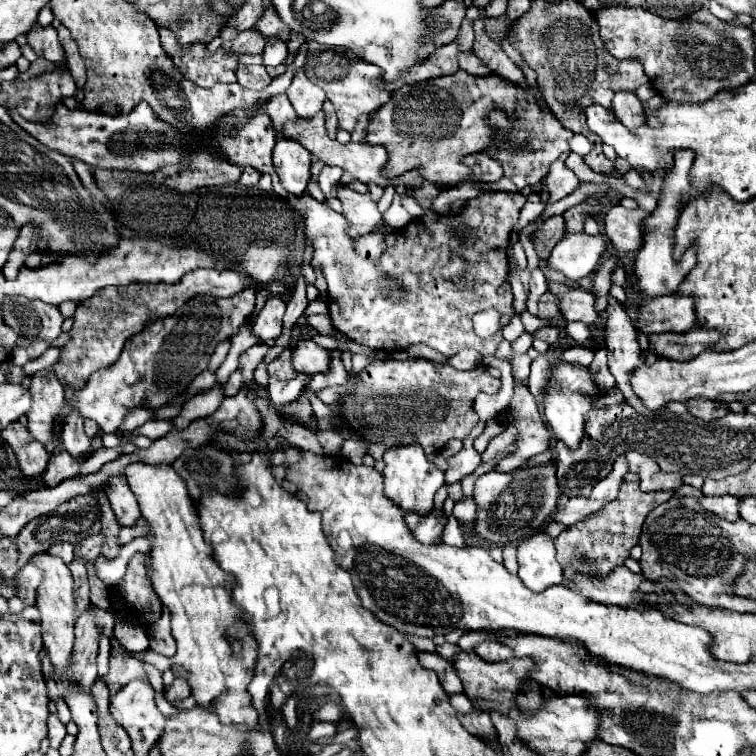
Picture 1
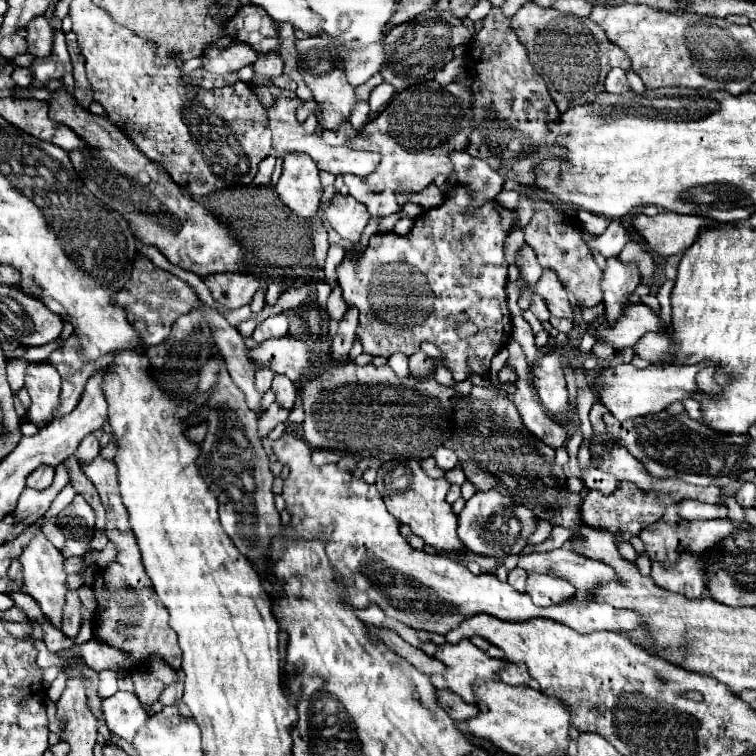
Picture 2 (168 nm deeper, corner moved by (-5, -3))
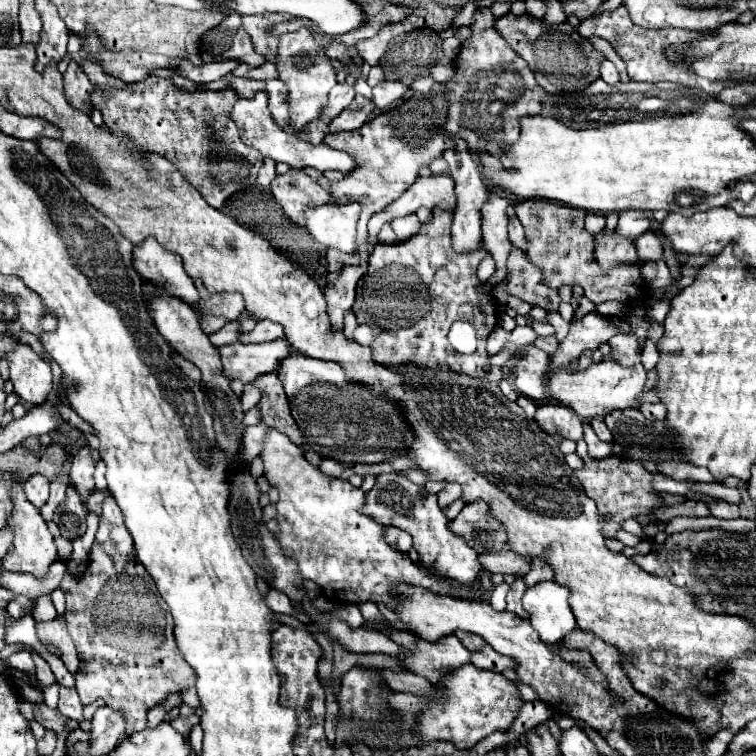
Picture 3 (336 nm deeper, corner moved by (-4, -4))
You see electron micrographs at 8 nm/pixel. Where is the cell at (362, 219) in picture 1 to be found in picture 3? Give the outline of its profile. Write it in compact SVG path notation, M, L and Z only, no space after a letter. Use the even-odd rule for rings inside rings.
M359 203L307 207L307 229L323 247L335 247L343 253L355 253L359 213Z

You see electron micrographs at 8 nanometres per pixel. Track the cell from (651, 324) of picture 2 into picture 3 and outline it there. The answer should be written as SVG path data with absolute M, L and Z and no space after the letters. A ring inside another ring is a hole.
M587 313L581 321L569 325L569 335L563 339L557 353L551 355L551 365L563 367L575 361L581 353L595 351L599 345L609 343L609 339L617 333L621 333L617 321L601 313Z

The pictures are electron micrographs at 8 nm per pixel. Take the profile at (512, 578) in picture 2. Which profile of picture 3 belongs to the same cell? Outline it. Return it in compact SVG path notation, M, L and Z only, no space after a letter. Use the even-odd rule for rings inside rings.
M517 577L515 583L511 585L509 593L507 593L507 609L509 609L511 613L517 613L521 619L527 619L527 613L525 613L525 609L523 609L523 605L521 605L521 597L523 597L525 589L527 589L527 585L523 583L521 577Z

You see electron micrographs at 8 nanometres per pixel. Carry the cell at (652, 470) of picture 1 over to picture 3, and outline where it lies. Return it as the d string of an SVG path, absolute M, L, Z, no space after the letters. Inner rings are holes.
M585 425L585 437L583 437L583 439L587 441L587 445L589 445L589 455L591 455L593 459L605 459L605 457L609 457L609 455L615 453L615 443L613 443L613 441L607 441L607 443L601 441L589 425Z

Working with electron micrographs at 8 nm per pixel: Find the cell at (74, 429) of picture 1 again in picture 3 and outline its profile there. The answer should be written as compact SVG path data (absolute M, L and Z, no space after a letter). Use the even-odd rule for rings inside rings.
M109 495L103 501L103 513L95 543L89 553L89 569L77 581L69 573L59 585L65 591L69 635L85 665L75 675L81 703L105 699L127 717L127 733L147 727L147 709L161 703L171 691L193 687L193 671L177 651L173 639L173 619L169 605L161 599L145 567L137 561L133 539L123 523L123 513Z

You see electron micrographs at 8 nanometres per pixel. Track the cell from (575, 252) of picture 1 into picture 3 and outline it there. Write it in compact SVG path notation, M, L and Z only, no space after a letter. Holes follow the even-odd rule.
M623 211L619 213L619 223L615 227L615 235L637 239L651 227L651 219L643 211Z

